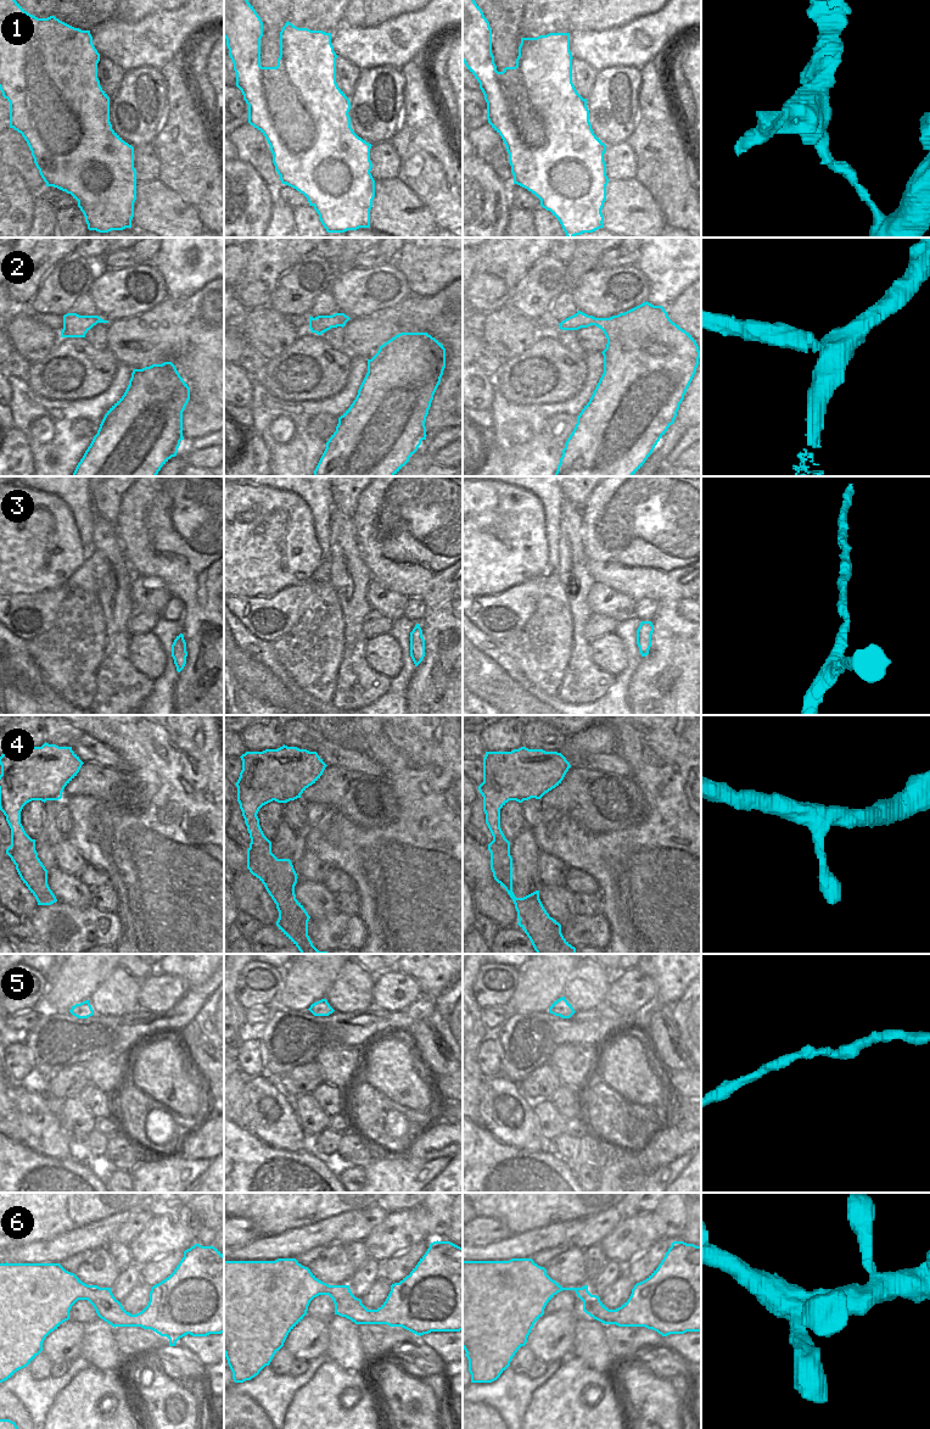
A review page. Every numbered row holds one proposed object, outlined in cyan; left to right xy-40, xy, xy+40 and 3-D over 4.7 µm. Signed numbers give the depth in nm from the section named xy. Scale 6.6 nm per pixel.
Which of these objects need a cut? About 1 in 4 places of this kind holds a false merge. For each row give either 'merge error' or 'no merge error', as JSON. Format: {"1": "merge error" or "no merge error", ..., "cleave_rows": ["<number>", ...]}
{"1": "merge error", "2": "merge error", "3": "no merge error", "4": "no merge error", "5": "no merge error", "6": "no merge error", "cleave_rows": ["1", "2"]}

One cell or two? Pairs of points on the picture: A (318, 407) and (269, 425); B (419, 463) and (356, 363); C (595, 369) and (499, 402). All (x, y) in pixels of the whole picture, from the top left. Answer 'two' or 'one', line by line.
A: one
B: one
C: one

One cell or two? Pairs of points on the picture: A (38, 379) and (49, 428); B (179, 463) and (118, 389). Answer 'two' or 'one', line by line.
A: two
B: one

